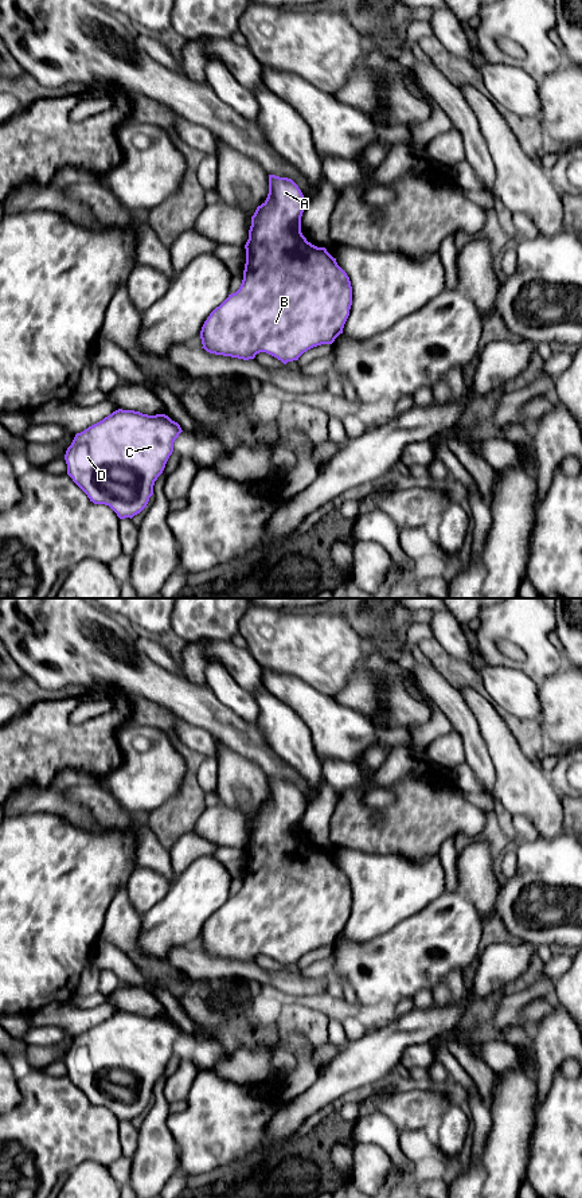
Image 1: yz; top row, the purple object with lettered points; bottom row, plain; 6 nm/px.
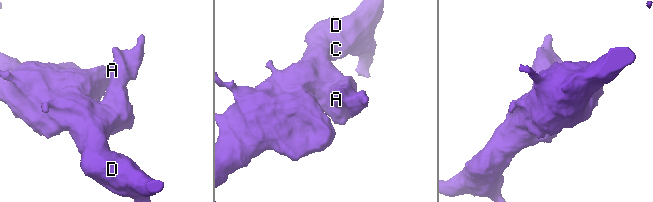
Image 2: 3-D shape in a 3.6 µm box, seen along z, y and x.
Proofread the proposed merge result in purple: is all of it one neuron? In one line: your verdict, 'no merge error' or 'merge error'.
no merge error

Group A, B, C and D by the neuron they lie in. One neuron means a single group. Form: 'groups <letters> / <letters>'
groups A B C D

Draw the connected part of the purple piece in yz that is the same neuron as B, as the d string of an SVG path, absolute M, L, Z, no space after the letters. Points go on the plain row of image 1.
M269 777L269 796L251 819L249 842L245 847L246 866L239 891L216 909L204 924L200 941L207 955L243 963L266 955L284 967L298 963L308 952L332 947L343 936L352 908L352 889L347 875L325 850L317 850L301 835L301 819L306 803L298 788L288 780Z

